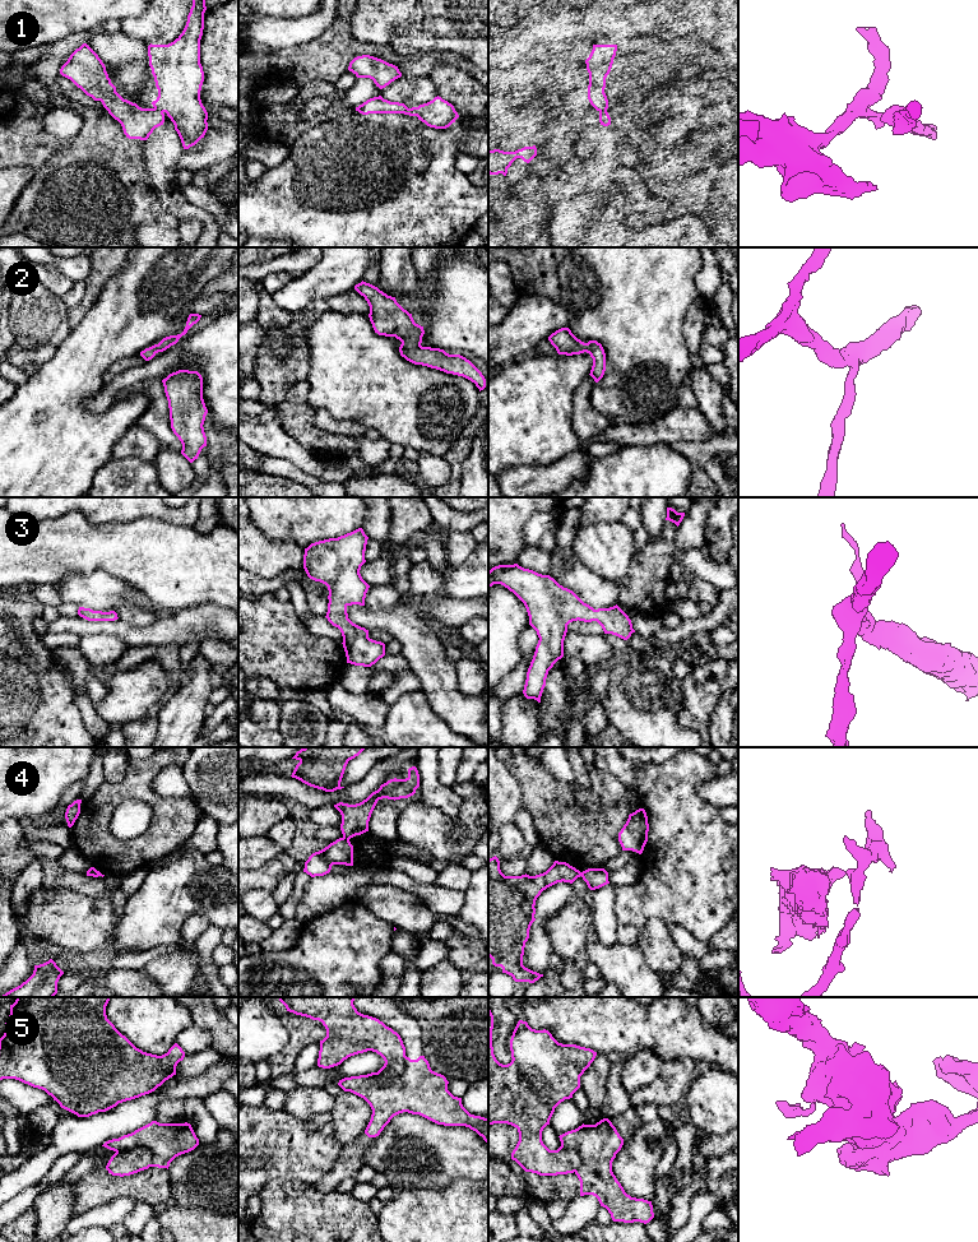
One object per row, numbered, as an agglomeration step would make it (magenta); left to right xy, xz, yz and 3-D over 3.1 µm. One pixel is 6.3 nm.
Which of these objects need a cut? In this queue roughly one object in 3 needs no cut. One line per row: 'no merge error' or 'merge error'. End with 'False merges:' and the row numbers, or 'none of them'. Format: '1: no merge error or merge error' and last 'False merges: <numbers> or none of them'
1: merge error
2: no merge error
3: no merge error
4: merge error
5: merge error
False merges: 1, 4, 5

